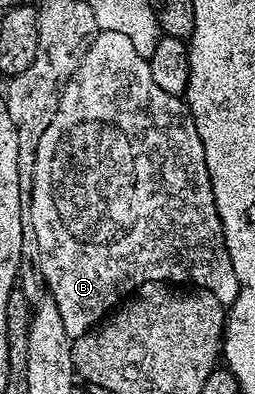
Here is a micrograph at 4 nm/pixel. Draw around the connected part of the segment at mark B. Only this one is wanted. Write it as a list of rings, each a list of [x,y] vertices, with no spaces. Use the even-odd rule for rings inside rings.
[[[102,29],[94,37],[75,75],[61,92],[59,107],[55,111],[55,119],[51,119],[51,127],[47,127],[47,131],[43,131],[43,139],[39,139],[33,186],[27,194],[27,225],[37,246],[41,275],[47,286],[48,296],[59,307],[63,331],[67,331],[70,339],[89,332],[106,314],[116,310],[123,299],[140,290],[143,283],[190,281],[193,284],[190,286],[211,291],[211,295],[215,295],[215,299],[219,299],[219,303],[226,307],[233,305],[239,295],[239,279],[235,275],[235,267],[227,251],[219,211],[215,207],[215,191],[211,187],[211,175],[207,171],[203,139],[199,139],[199,131],[195,127],[193,116],[187,112],[182,98],[167,95],[167,91],[162,91],[156,85],[147,58],[139,55],[134,45],[117,31]]]

